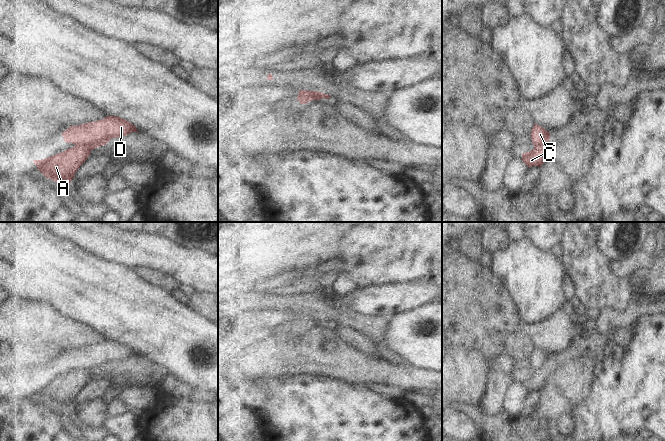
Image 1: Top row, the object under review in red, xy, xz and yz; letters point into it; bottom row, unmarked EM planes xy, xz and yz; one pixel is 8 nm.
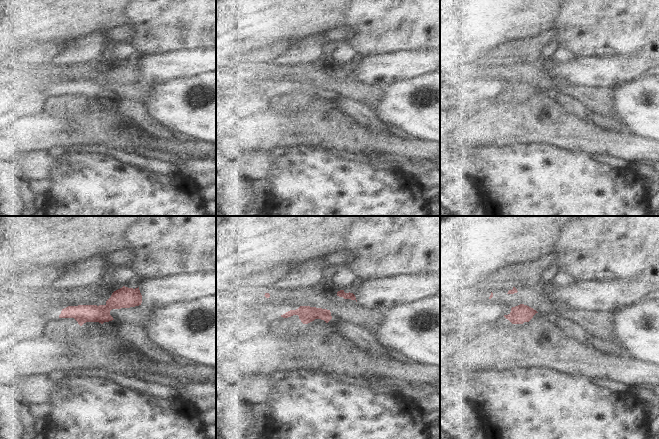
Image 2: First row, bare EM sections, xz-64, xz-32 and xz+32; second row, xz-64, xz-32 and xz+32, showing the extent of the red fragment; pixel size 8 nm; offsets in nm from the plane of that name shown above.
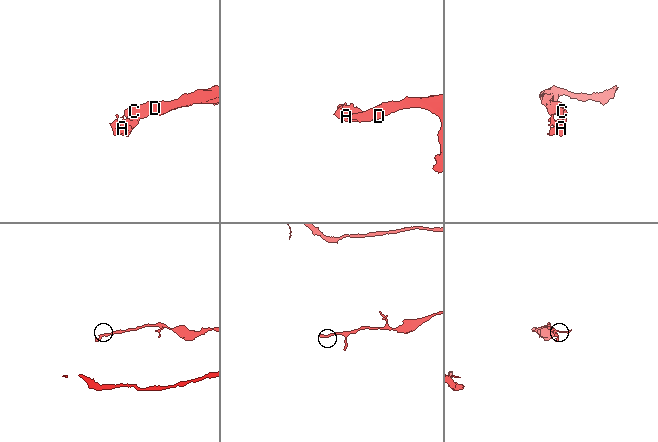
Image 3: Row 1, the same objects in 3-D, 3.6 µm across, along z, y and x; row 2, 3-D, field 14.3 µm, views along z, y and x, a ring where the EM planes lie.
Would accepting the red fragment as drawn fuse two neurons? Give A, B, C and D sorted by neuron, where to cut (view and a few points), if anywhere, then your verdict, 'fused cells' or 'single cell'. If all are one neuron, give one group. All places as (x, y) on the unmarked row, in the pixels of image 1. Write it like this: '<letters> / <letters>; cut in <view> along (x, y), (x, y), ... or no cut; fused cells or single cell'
A B / C D; cut in xy along (76, 369), (90, 374); fused cells

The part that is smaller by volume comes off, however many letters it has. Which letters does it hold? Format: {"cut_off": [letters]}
{"cut_off": ["A", "B"]}

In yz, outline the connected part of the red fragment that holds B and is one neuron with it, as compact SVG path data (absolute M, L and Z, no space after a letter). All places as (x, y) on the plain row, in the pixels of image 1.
M535 370L530 376L522 377L523 386L530 392L532 390L541 391L548 378L548 370Z

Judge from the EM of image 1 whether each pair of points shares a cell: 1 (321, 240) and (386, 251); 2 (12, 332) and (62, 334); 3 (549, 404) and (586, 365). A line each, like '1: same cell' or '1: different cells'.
1: different cells
2: same cell
3: same cell

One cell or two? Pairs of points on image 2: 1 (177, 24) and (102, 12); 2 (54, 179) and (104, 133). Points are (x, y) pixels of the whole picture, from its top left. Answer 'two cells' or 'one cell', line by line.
1: two cells
2: two cells

